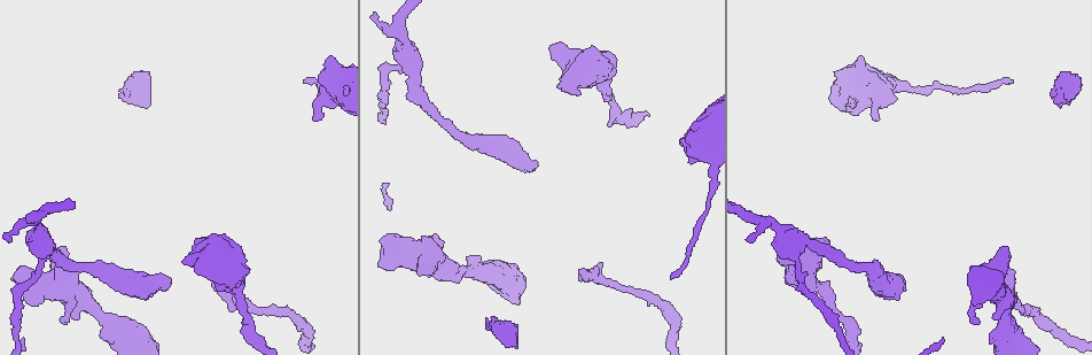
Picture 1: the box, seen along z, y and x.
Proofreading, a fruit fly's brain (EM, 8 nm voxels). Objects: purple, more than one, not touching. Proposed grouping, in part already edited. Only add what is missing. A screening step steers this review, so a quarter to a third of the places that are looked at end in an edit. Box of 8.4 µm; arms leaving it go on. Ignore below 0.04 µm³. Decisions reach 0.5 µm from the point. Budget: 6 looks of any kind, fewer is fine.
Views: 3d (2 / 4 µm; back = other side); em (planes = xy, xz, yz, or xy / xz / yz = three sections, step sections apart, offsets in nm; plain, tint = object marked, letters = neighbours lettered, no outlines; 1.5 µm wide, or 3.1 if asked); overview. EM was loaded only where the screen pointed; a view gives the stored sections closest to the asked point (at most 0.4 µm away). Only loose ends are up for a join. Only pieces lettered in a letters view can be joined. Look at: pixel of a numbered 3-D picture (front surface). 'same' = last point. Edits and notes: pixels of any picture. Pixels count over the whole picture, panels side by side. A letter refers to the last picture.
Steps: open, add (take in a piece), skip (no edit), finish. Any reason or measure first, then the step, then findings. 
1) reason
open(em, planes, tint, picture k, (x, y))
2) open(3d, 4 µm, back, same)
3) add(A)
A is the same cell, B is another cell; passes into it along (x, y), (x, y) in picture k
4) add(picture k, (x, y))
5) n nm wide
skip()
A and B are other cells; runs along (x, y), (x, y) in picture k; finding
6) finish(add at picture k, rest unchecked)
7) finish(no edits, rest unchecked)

free end
open(3d, 2 µm, picture 1, (779, 261))

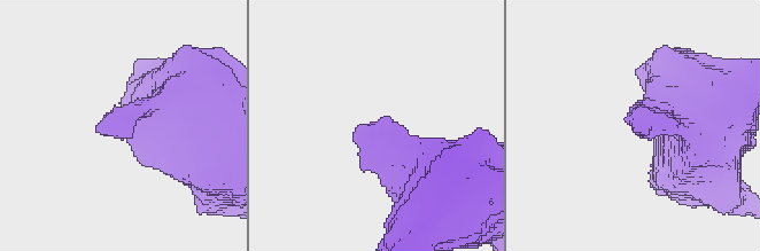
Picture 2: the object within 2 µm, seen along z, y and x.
open(em, planes, letters, picture 2, (95, 128))

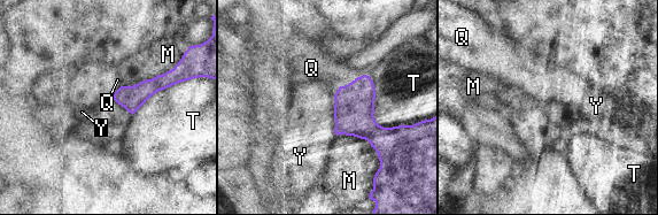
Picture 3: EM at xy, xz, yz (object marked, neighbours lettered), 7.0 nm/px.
120 nm wide
skip()
M, Q, T and Y are other cells; border along (122, 85), (116, 91) in picture 3; no lettered piece goes on from it

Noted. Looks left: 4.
free end
open(3d, 2 µm, picture 1, (63, 321))

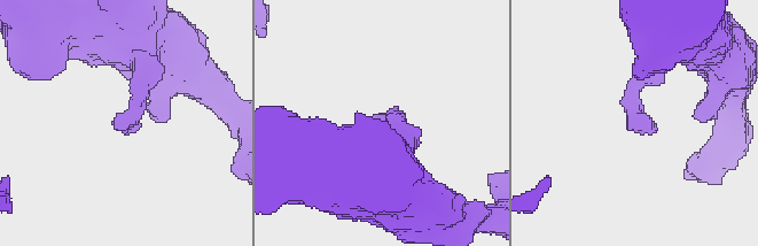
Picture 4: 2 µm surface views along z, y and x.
now the EM
open(em, planes, letters, picture 4, (641, 128))

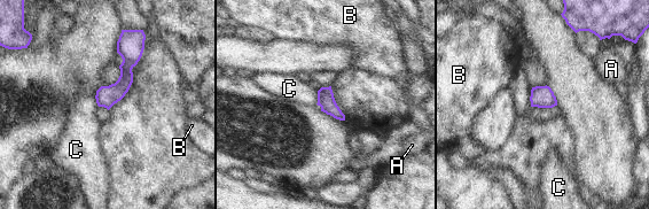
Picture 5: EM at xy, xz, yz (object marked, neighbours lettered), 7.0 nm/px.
skip()
A, B and C are other cells; runs along (123, 36), (126, 78), (101, 103) in picture 5; none of them fits

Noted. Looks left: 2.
finish(no edits, rest unchecked)

